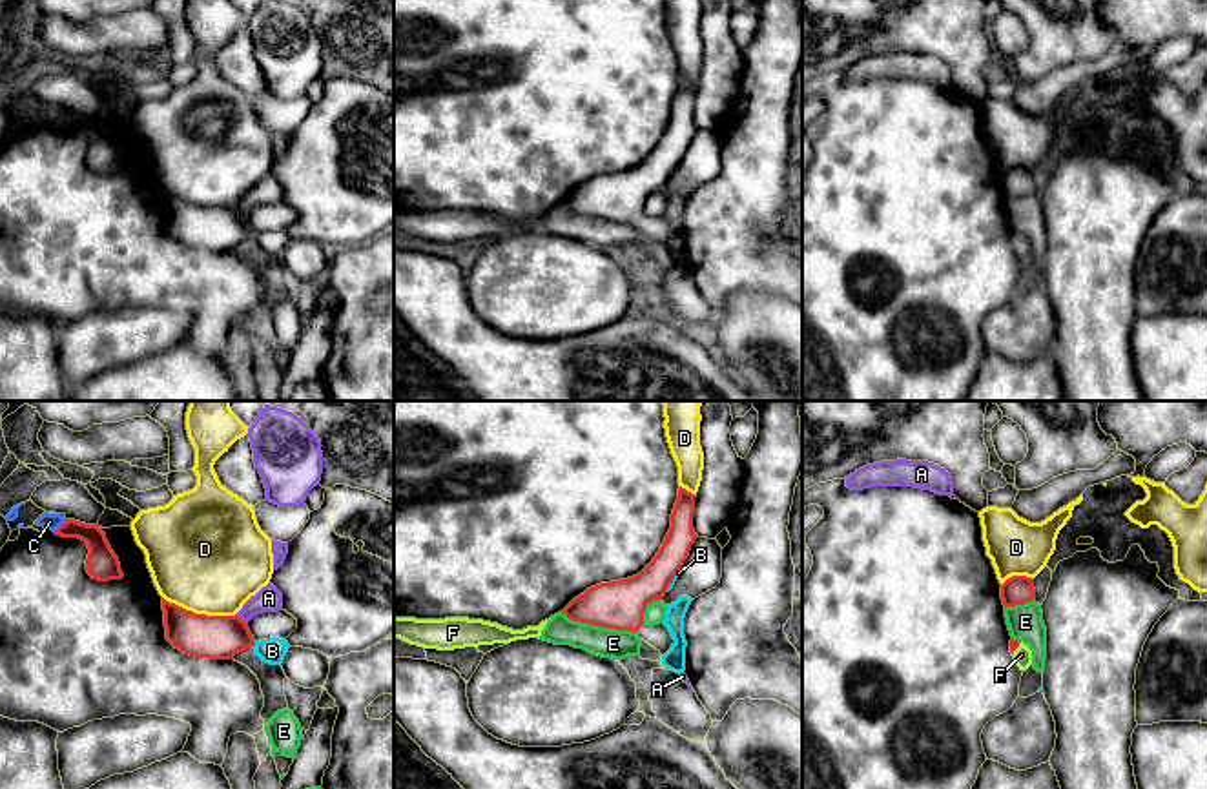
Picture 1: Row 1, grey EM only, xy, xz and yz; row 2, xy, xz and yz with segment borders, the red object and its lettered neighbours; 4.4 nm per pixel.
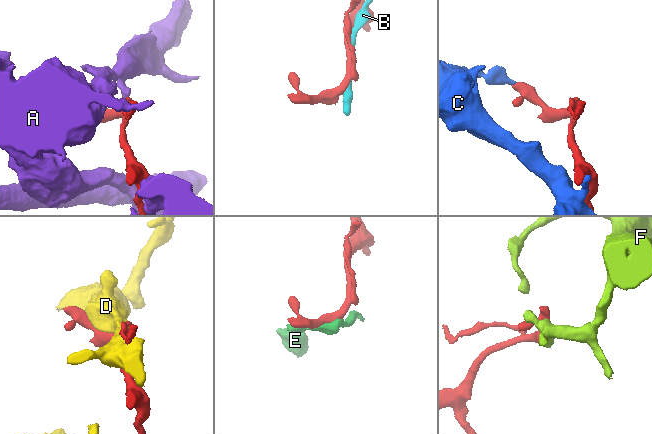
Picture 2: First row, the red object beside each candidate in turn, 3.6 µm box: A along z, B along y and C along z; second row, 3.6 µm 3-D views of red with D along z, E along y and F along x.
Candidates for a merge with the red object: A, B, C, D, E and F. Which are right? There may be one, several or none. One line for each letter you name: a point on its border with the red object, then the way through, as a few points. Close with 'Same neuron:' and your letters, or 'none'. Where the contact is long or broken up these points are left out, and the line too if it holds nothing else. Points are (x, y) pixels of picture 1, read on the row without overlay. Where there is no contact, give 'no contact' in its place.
F: contact yz (1016, 239); way yz (1014, 235), (1016, 239), (1021, 246)
Same neuron: F

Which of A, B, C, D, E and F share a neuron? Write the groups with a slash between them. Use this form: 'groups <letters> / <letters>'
groups A / B / C / D / E / F

